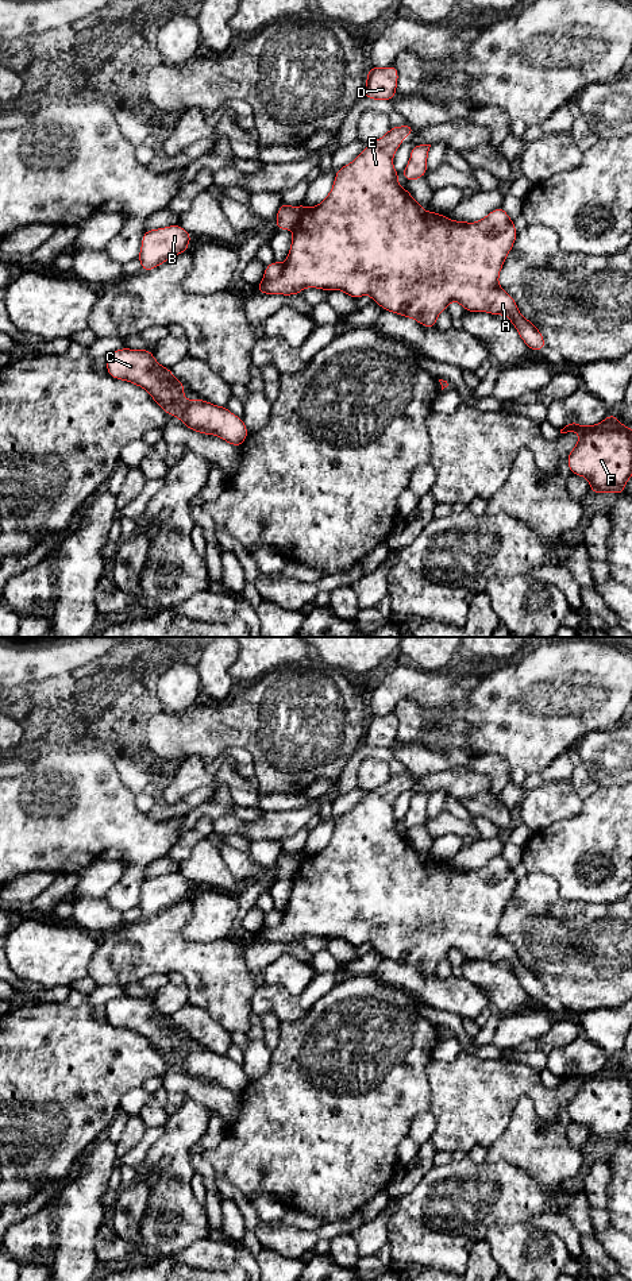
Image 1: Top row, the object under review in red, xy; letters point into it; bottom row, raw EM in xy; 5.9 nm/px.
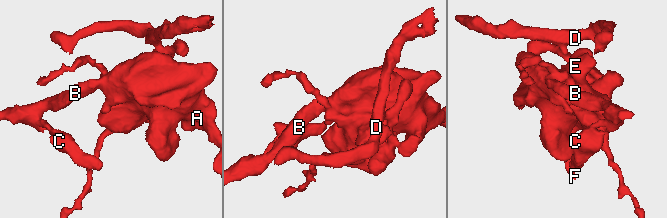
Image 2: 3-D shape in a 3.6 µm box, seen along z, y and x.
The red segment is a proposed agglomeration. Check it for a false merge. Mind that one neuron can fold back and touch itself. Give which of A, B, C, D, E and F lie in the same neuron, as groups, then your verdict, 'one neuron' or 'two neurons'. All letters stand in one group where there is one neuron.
groups A B C E F / D; two neurons

